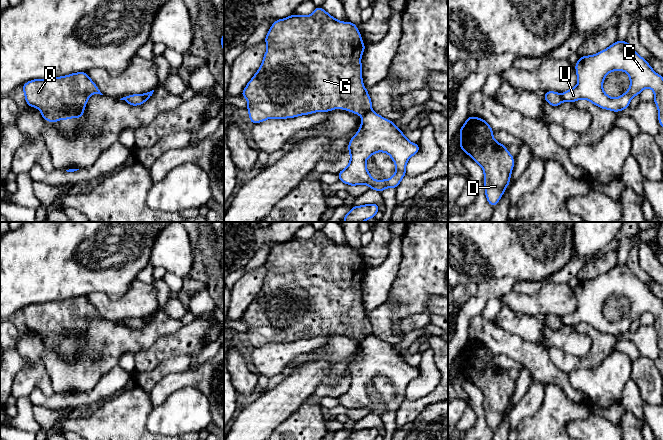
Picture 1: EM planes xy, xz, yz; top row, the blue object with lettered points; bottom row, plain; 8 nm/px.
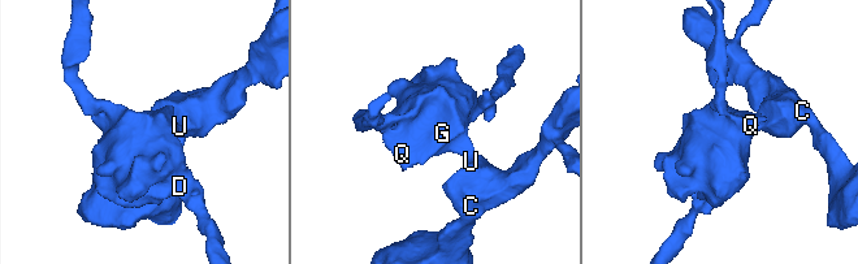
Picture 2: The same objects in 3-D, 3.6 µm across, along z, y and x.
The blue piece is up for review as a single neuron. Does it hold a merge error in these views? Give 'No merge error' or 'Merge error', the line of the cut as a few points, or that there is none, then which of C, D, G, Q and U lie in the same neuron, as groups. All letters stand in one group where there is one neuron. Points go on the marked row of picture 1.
Merge error. Split along xz (371, 110), (362, 116). Groups: C U / D G Q

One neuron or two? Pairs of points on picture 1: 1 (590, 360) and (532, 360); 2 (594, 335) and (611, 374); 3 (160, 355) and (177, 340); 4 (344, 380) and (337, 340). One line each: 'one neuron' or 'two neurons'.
1: two neurons
2: two neurons
3: one neuron
4: two neurons

